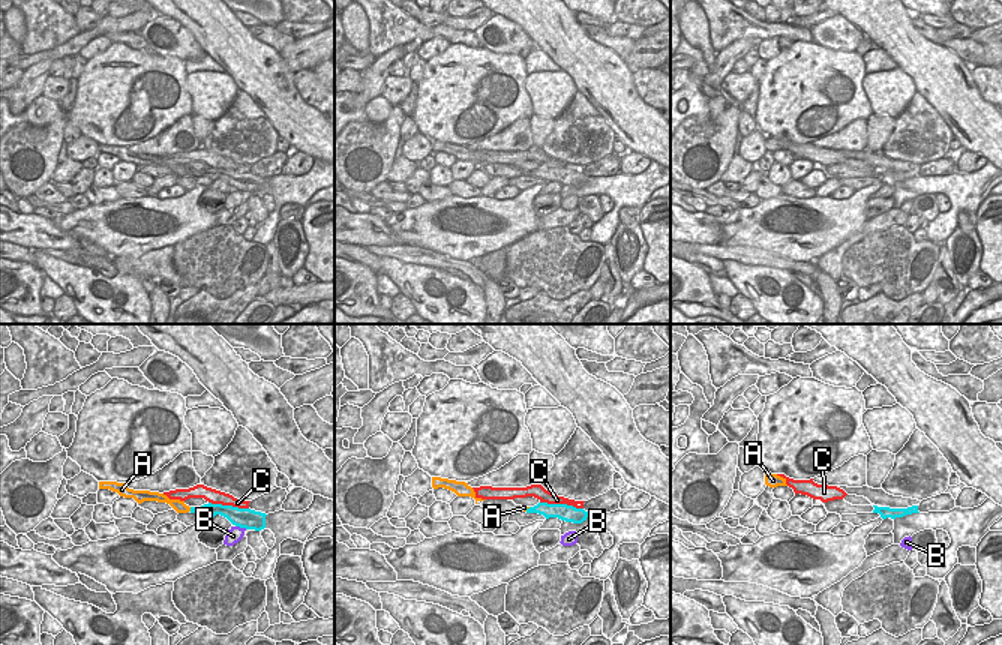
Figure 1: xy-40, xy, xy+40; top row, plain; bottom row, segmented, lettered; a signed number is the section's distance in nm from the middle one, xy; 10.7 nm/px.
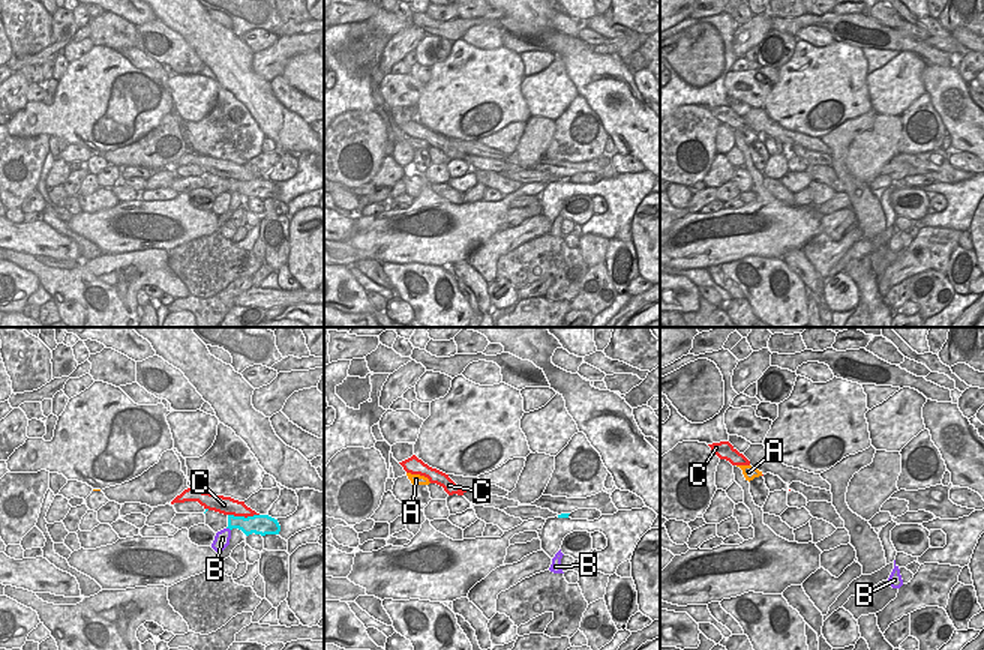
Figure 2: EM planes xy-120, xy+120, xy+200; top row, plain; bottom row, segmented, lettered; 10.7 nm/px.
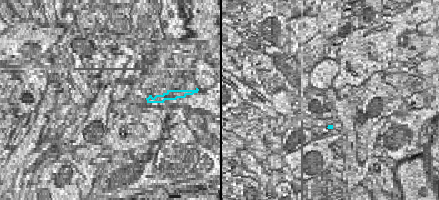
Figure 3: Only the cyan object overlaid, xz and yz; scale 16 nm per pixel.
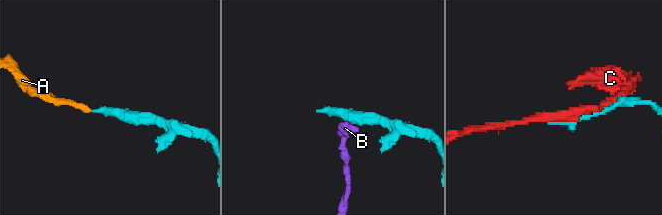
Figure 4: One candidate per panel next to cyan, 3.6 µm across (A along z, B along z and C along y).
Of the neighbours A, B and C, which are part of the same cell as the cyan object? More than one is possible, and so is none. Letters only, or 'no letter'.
A

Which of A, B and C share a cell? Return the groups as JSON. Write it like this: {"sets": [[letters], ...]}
{"sets": [["A"], ["B"], ["C"]]}

